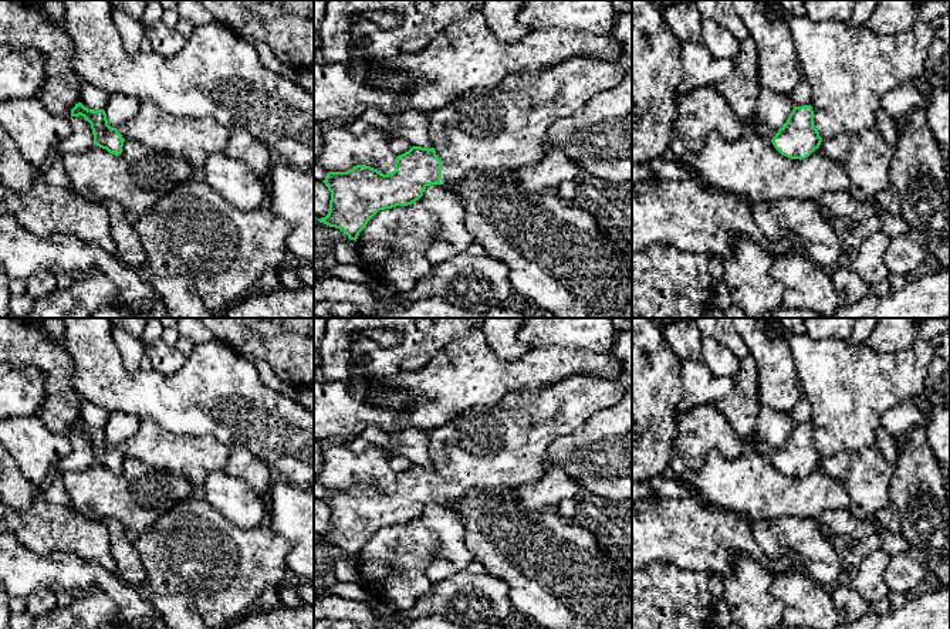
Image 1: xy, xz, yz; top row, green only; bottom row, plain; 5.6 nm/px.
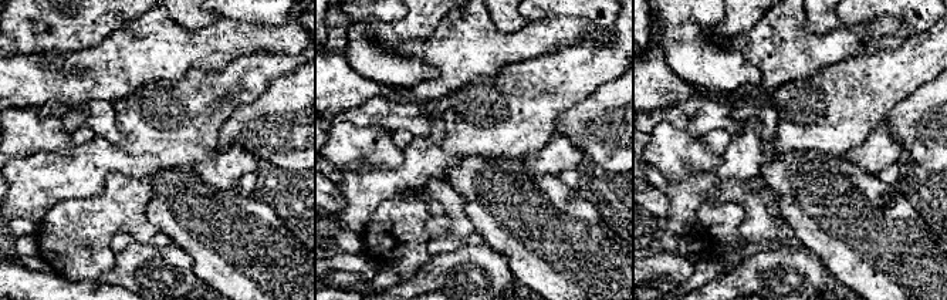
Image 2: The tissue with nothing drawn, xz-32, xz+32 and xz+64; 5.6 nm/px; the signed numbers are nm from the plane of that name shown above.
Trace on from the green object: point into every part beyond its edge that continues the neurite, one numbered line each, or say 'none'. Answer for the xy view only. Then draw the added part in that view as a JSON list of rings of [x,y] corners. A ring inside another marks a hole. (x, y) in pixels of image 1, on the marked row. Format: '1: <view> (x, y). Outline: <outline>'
1: xy (195, 139). Outline: [[[142,99],[138,112],[116,129],[125,141],[135,139],[151,151],[166,152],[183,158],[199,170],[209,156],[224,152],[230,132],[230,129],[212,118],[172,115],[151,99]]]

